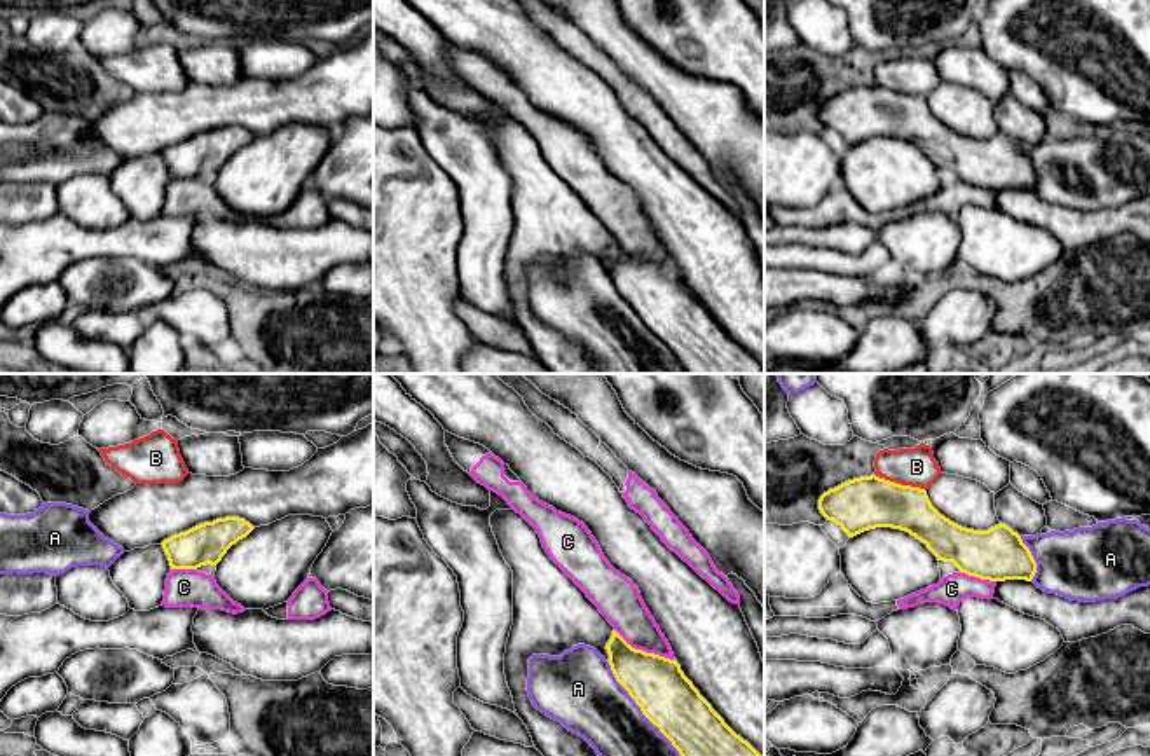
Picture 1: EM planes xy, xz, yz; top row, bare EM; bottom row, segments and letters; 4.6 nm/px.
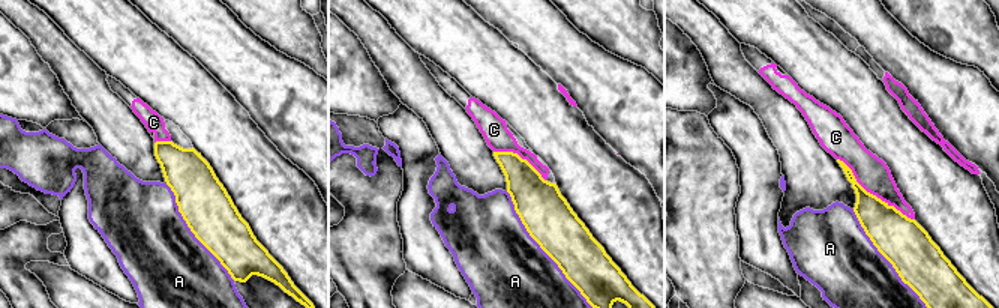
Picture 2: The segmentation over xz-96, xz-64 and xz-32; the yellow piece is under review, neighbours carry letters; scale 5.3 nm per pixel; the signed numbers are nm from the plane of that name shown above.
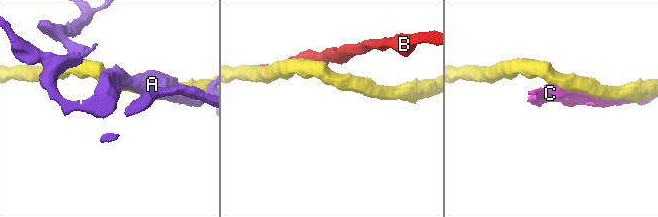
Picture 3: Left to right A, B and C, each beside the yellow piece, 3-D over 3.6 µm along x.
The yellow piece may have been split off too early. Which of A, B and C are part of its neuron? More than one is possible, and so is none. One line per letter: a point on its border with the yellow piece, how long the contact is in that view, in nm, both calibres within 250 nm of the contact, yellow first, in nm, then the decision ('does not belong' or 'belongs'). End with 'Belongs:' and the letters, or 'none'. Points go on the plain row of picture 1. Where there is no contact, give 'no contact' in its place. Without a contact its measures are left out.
A: xz (643, 322) | 600 nm | 260/360 nm | does not belong
B: yz (899, 93) | 260 nm | 240/180 nm | does not belong
C: xz (644, 261) | 320 nm | 260/190 nm | belongs
Belongs: C

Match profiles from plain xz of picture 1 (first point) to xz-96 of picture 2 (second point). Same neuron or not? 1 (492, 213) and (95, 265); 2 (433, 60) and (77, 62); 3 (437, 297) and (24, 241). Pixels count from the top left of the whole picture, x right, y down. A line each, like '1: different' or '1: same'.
1: same
2: same
3: same

